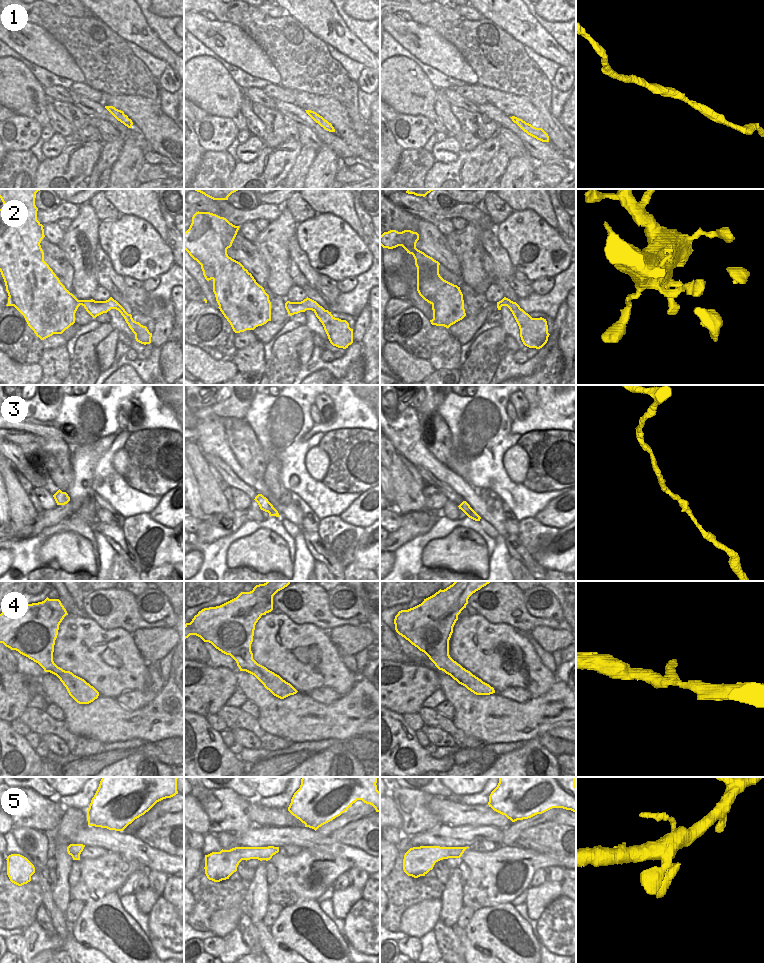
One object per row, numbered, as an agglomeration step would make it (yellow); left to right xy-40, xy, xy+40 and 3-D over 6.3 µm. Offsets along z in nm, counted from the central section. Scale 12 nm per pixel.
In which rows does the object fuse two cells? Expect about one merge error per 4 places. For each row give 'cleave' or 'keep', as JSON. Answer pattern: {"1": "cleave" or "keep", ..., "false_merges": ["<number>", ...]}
{"1": "keep", "2": "keep", "3": "keep", "4": "keep", "5": "keep", "false_merges": []}

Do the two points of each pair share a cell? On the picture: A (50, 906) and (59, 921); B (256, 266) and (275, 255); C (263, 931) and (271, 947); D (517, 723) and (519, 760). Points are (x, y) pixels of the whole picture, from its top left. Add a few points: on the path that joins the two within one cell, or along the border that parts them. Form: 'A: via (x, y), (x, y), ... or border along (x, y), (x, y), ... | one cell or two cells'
A: via (53, 910), (57, 917) | one cell
B: border along (253, 243), (268, 266), (268, 281), (266, 285) | two cells
C: via (264, 935), (267, 943) | one cell
D: border along (538, 737), (525, 742) | two cells

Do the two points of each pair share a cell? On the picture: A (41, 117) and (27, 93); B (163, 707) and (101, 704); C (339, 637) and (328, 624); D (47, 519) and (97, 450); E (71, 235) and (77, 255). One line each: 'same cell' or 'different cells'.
A: same cell
B: same cell
C: different cells
D: same cell
E: same cell

